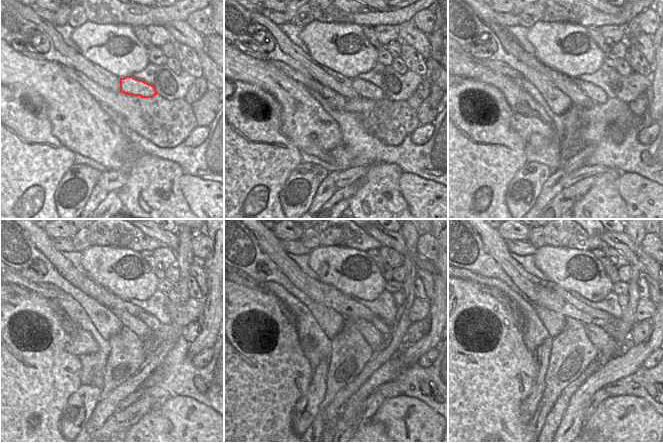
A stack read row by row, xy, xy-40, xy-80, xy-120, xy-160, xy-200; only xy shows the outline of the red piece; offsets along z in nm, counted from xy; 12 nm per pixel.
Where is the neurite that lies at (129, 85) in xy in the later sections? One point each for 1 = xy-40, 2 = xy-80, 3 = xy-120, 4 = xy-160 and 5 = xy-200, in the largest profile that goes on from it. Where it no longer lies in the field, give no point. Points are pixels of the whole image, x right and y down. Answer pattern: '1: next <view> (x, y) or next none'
1: next xy-40 (365, 89)
2: next xy-80 (594, 92)
3: next xy-120 (160, 331)
4: next xy-160 (386, 330)
5: next xy-200 (611, 330)

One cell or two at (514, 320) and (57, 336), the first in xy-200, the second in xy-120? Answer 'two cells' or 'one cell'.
one cell

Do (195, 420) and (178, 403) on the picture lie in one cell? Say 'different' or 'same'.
same

